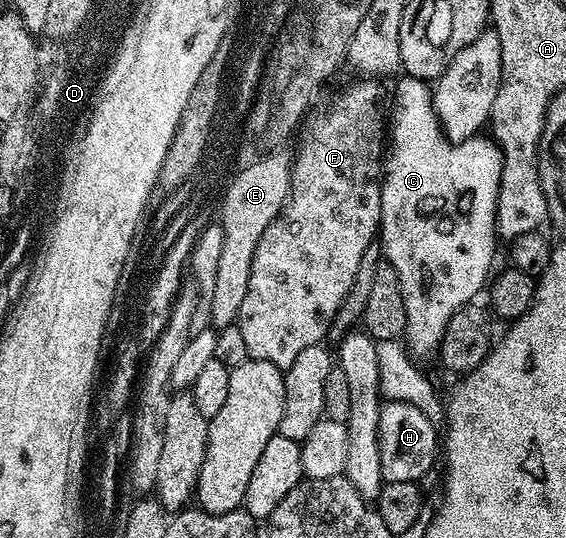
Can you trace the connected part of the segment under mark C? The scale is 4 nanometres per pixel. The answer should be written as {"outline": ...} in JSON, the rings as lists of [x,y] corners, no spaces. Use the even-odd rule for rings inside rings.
{"outline":[[[400,76],[401,79],[395,85],[395,106],[389,109],[389,152],[385,157],[385,172],[381,178],[383,190],[381,191],[381,219],[379,220],[378,238],[382,242],[383,254],[386,264],[391,265],[397,271],[399,282],[401,283],[401,295],[405,299],[407,327],[415,329],[428,329],[432,335],[441,335],[453,319],[453,315],[461,308],[462,305],[474,302],[479,293],[479,288],[488,284],[492,276],[491,256],[495,253],[495,241],[497,234],[495,231],[497,195],[500,189],[501,167],[503,166],[503,157],[500,149],[492,138],[485,135],[476,135],[463,141],[450,141],[444,135],[440,127],[439,117],[435,113],[433,89],[428,82],[423,81],[420,77]],[[420,97],[423,105],[415,109],[415,117],[407,113],[415,105],[415,100]]]}

